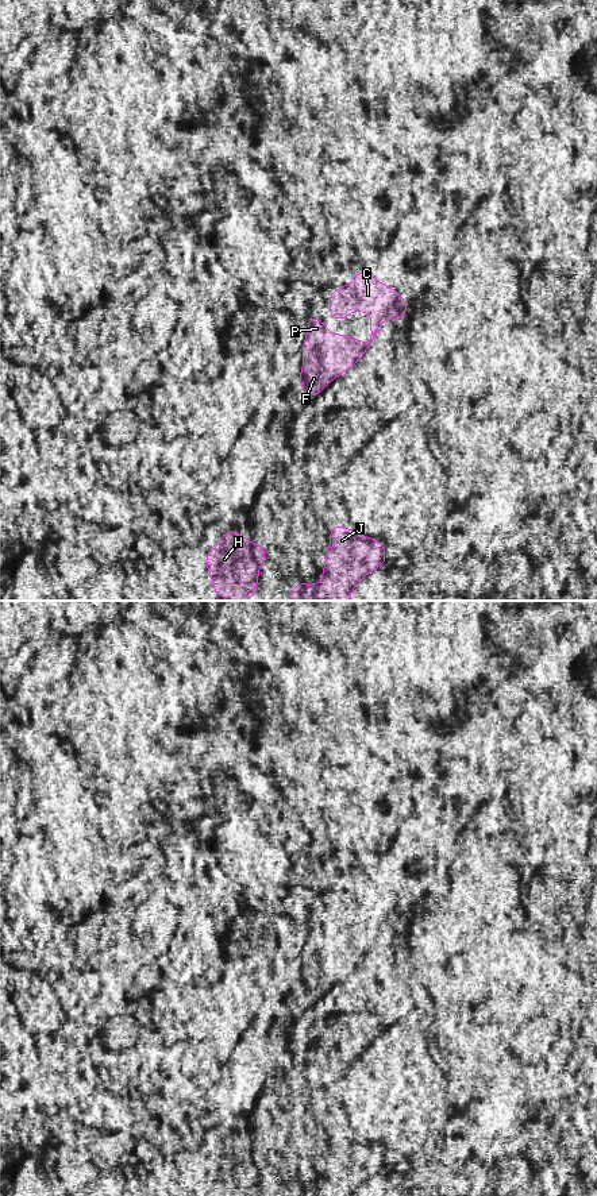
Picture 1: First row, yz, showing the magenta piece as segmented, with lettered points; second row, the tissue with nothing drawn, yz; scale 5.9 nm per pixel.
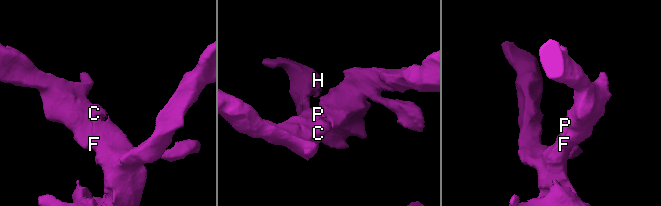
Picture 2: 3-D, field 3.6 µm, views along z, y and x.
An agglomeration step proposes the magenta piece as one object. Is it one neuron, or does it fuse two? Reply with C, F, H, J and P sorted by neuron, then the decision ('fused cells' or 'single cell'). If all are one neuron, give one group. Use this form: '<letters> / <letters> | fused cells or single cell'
C F H J P | single cell

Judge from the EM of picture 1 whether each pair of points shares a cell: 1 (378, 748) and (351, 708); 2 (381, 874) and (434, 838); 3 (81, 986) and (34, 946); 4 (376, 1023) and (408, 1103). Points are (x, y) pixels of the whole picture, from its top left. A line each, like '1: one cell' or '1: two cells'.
1: one cell
2: one cell
3: one cell
4: two cells

